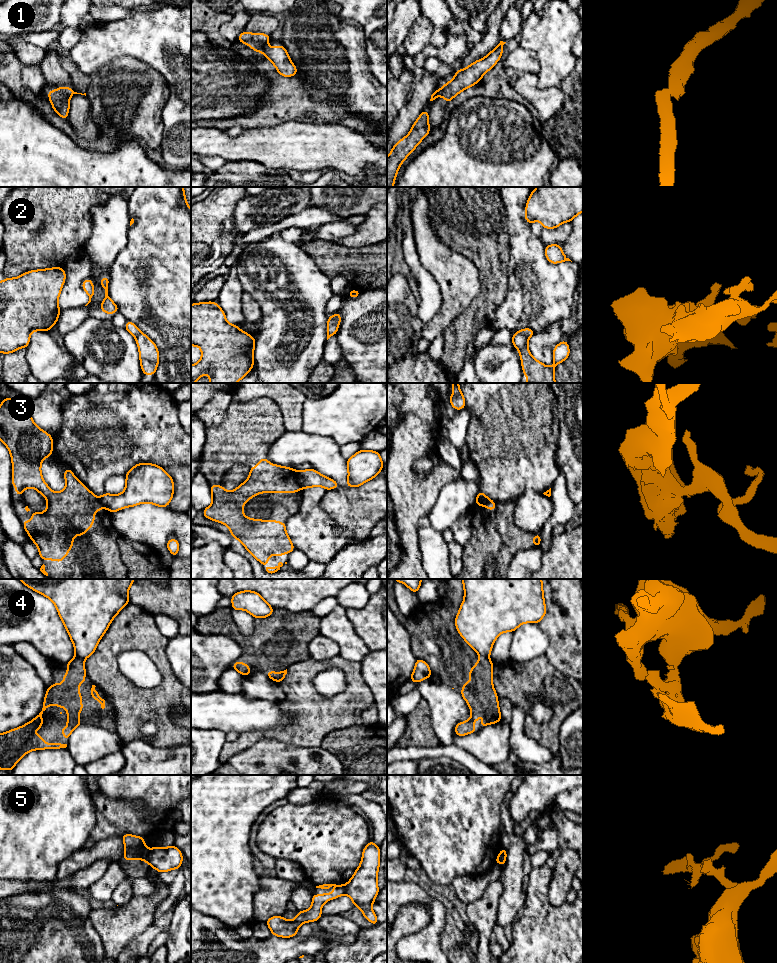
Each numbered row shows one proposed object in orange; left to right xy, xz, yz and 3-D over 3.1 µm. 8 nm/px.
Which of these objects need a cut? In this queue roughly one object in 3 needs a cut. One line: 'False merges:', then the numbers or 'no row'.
False merges: 1, 2, 3, 4, 5

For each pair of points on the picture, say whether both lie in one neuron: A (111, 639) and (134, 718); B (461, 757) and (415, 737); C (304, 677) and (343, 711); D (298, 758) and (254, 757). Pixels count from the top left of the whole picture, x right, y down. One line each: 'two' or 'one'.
A: one
B: two
C: one
D: one

